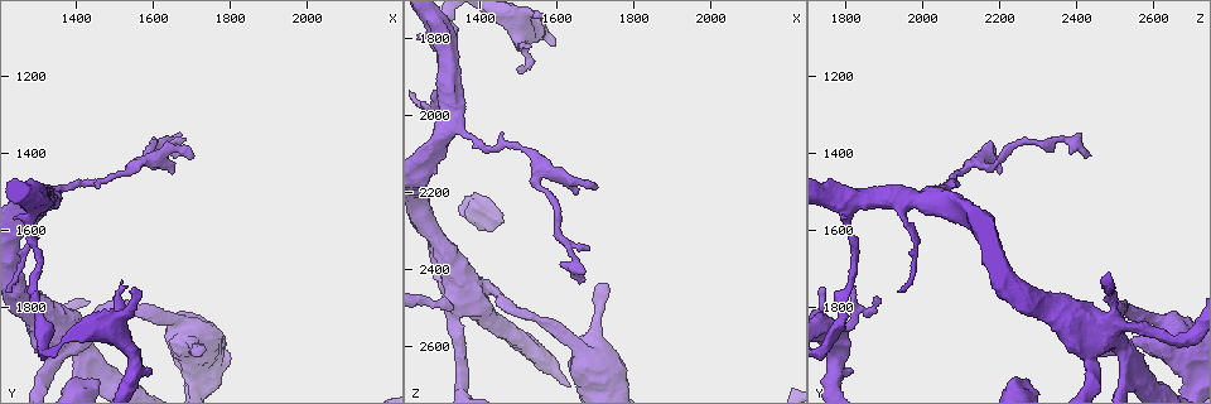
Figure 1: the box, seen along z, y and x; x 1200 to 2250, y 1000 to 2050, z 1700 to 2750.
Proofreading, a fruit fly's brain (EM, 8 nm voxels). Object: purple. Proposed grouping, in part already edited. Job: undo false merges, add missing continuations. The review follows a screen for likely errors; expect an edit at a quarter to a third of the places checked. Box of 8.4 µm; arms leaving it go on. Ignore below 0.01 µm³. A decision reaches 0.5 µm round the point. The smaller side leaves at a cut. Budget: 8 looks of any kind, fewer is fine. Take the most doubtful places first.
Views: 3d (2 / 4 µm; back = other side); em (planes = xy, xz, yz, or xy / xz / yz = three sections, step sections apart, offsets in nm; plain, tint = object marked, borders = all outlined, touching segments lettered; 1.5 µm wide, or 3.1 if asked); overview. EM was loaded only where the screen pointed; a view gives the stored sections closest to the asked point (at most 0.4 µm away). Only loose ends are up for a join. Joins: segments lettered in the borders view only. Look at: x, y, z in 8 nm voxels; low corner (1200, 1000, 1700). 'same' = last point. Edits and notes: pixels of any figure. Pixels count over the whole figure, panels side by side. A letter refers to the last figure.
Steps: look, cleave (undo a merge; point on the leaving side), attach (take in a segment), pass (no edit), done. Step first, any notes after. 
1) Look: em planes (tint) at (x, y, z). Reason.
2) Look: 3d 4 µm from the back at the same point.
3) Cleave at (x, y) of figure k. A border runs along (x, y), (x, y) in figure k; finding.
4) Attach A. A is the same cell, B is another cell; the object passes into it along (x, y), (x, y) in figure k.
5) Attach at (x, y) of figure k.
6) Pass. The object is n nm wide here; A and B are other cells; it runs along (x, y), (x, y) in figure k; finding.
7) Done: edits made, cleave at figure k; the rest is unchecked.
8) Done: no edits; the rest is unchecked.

Look: 3d 4 µm at (1660, 1410, 2435). Long arm stops here.

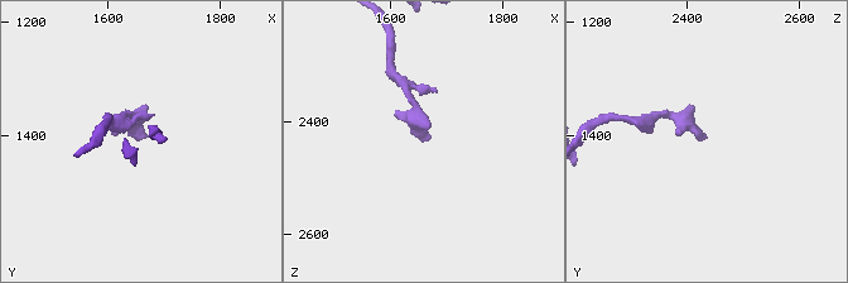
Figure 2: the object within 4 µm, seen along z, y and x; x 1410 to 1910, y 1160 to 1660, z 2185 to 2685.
Look: em planes (borders) at (1665, 1410, 2435).

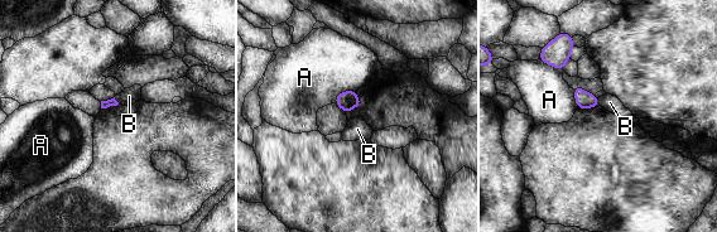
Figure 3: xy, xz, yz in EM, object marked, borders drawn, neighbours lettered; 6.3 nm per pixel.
Pass. A and B are other cells; a border runs along (114, 97), (119, 104) in figure 3; none of them fits.

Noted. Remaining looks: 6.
Look: 3d 4 µm at (1530, 1755, 1830). Thin end.

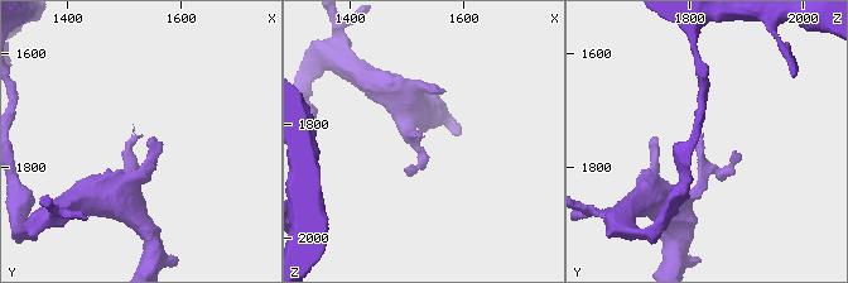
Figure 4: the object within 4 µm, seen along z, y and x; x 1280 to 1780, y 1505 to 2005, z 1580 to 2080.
Look: em planes (plain) at (1535, 1745, 1825). Shape alone is not enough.

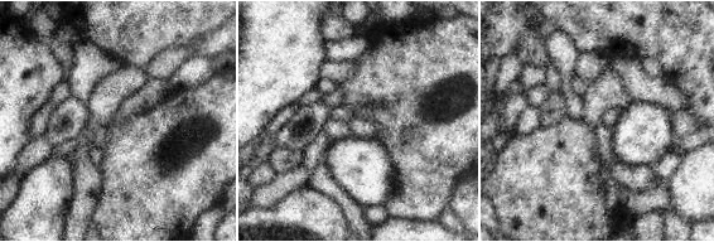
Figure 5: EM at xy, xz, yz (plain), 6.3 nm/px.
Look: em planes (borders) at the same point.

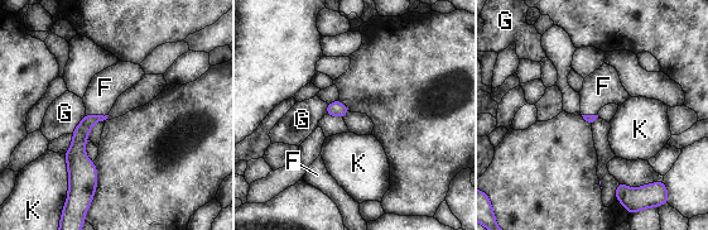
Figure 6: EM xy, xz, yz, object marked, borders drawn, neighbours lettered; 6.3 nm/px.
Attach F. The longest contact is with K, 240 nm; F is the same cell, G and K are other cells; it goes on there.

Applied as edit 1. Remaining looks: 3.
Look: em planes (borders) at (1285, 1600, 1970). Calibre changes.

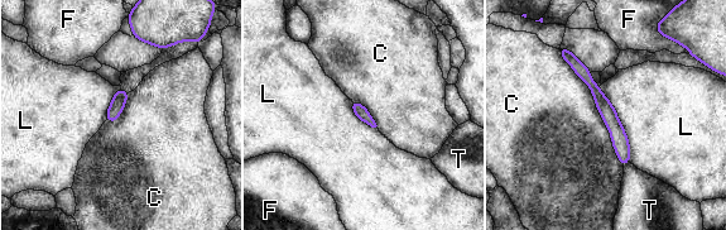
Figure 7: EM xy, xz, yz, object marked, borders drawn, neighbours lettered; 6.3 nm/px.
Pass. C, F, L and T are other cells; a border runs along (557, 49), (589, 87), (623, 168) in figure 7; continuous, no second neuron.

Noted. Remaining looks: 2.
Done: edits made, attach at figure 6; the rest is unchecked.

